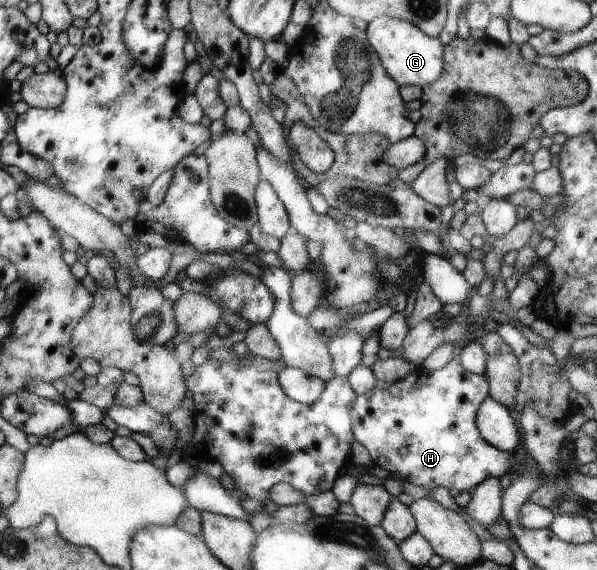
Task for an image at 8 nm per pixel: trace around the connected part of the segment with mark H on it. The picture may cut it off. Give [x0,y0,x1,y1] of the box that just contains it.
[351,358,519,494]

